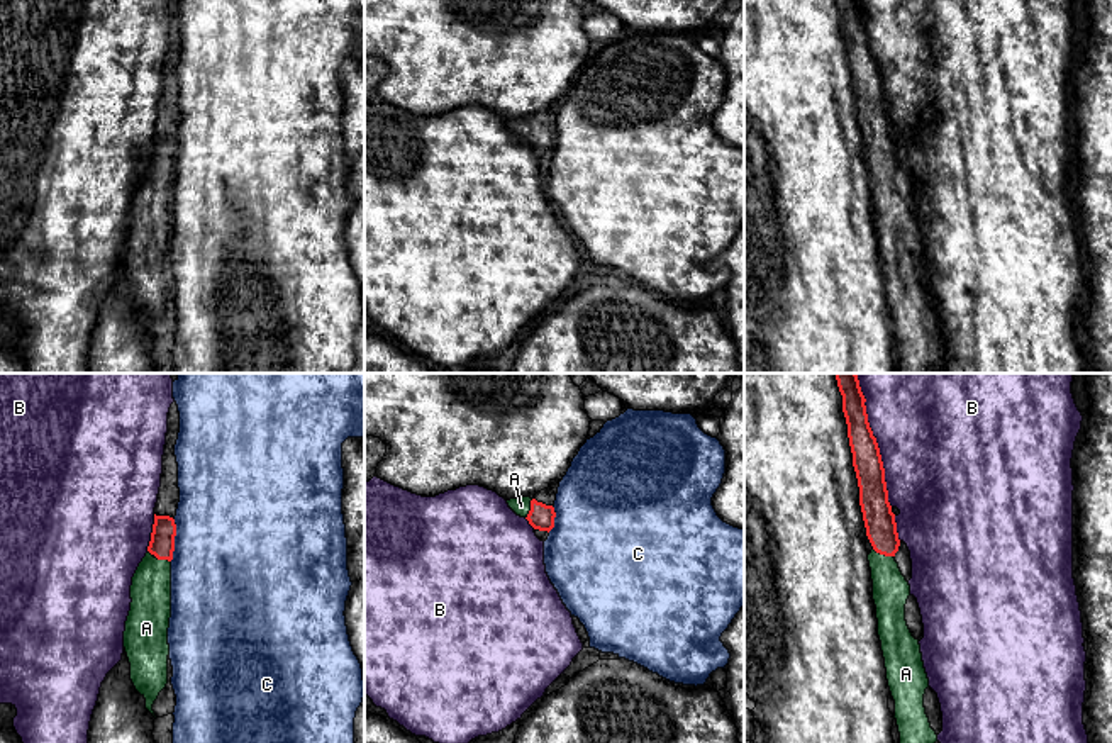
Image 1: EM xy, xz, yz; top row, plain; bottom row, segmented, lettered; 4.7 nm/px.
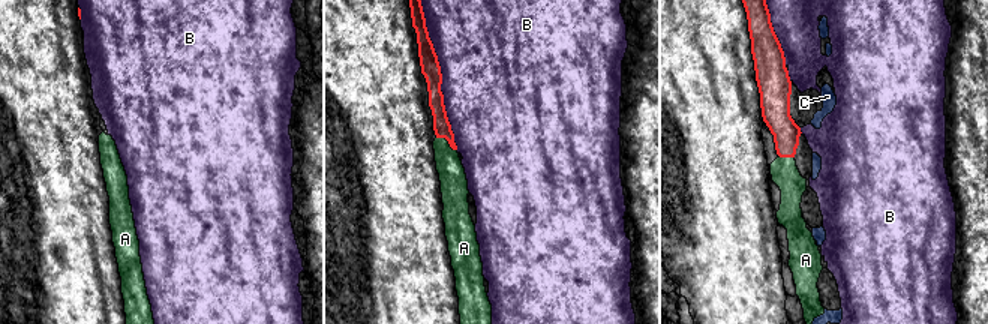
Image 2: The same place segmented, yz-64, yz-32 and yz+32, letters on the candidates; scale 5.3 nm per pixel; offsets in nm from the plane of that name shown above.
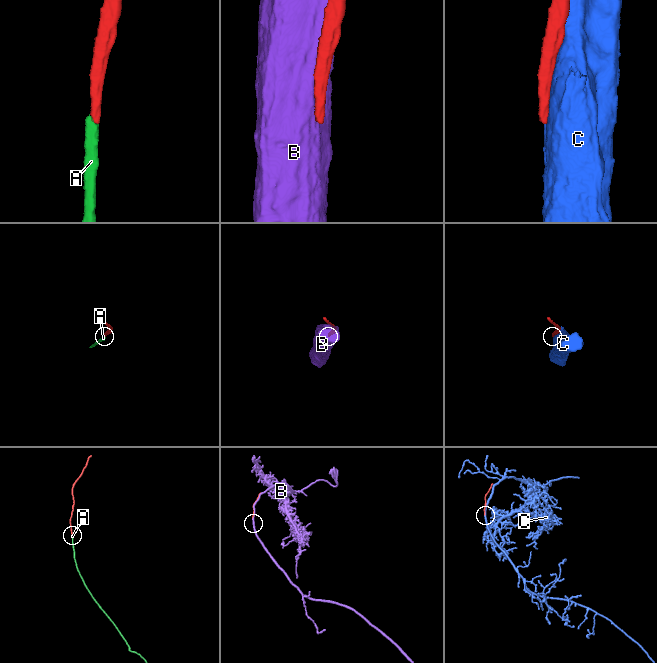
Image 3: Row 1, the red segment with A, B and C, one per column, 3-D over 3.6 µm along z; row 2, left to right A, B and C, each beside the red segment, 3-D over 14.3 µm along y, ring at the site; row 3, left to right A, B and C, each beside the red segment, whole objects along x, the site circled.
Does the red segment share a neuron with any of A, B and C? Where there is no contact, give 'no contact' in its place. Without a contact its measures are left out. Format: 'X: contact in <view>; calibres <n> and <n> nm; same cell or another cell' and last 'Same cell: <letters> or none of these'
A: contact in yz; calibres 150 and 180 nm; same cell
B: contact in yz; calibres 140 and 500 nm; another cell
C: contact in xy; calibres 120 and 480 nm; another cell
Same cell: A

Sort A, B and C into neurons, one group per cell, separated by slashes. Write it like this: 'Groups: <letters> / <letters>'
Groups: A / B / C

